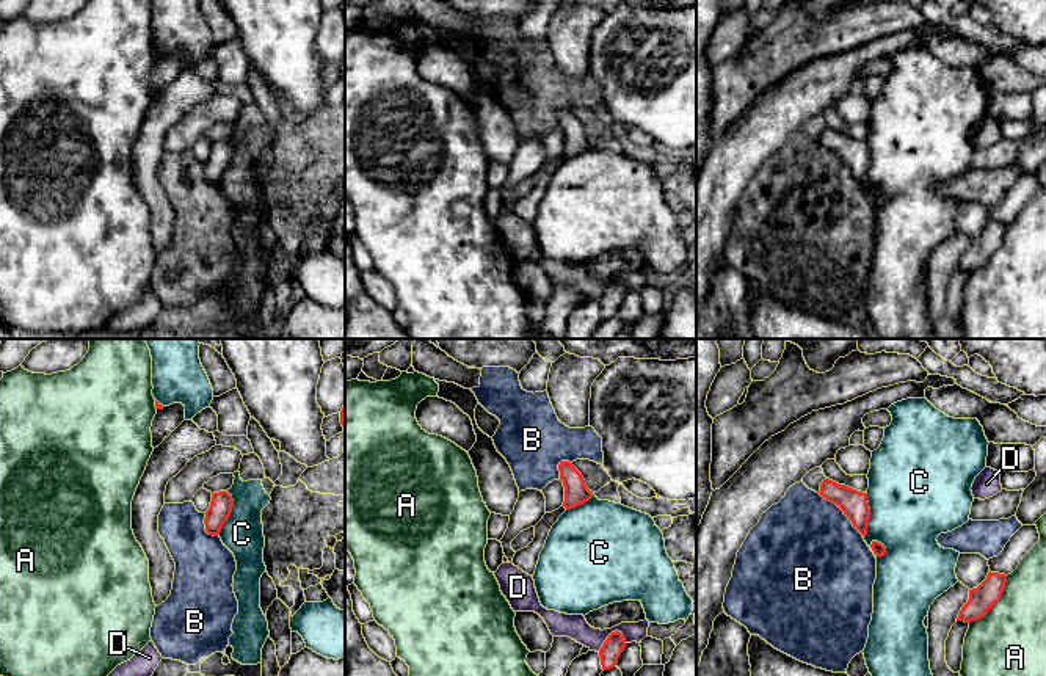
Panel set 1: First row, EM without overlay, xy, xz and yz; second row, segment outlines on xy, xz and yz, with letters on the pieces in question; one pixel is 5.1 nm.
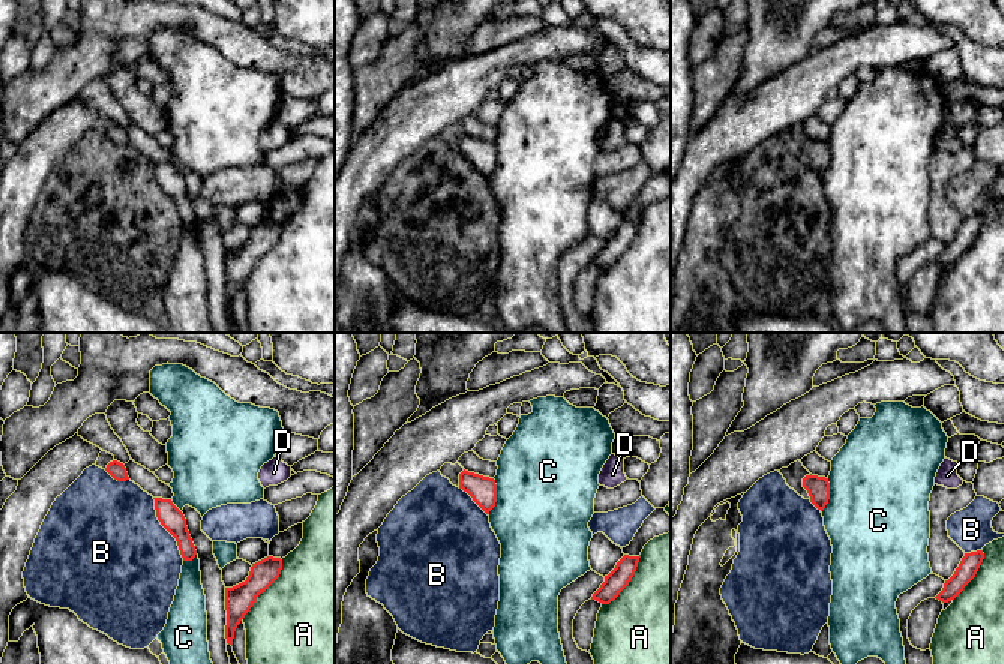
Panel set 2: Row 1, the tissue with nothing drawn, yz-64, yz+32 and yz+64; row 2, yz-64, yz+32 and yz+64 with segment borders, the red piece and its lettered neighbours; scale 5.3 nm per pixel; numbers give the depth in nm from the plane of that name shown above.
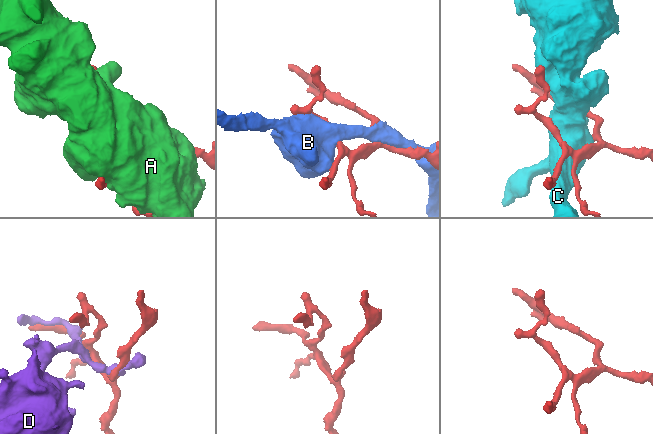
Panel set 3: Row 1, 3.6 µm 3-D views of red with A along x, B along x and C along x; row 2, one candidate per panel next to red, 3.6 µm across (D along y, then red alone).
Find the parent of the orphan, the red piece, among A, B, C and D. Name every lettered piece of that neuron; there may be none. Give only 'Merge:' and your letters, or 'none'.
Merge: C

